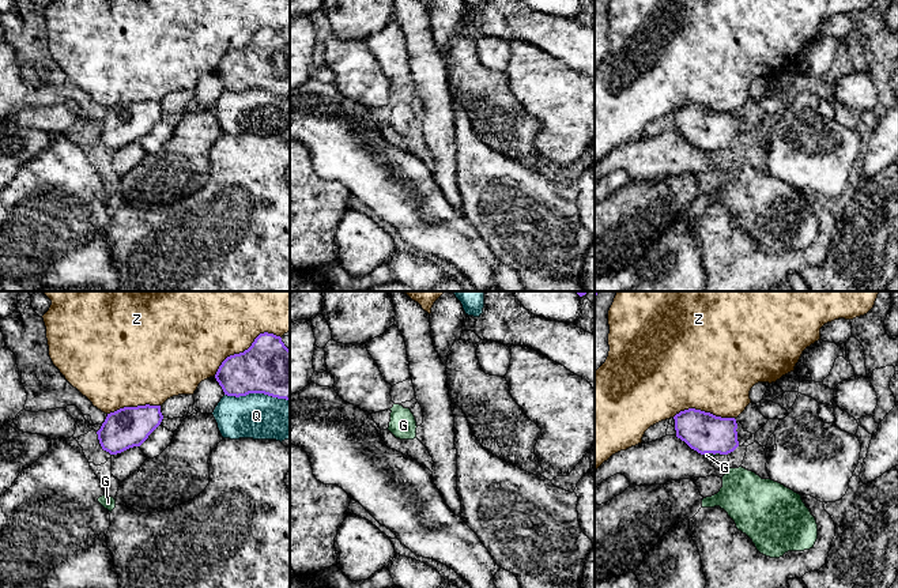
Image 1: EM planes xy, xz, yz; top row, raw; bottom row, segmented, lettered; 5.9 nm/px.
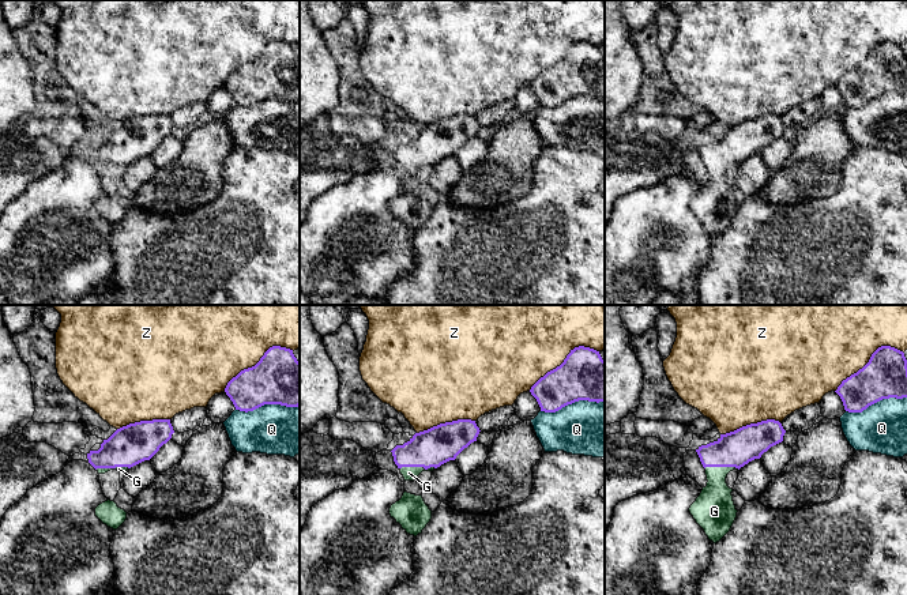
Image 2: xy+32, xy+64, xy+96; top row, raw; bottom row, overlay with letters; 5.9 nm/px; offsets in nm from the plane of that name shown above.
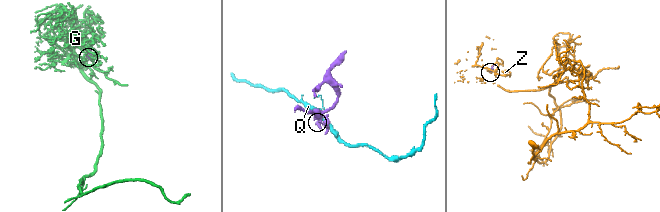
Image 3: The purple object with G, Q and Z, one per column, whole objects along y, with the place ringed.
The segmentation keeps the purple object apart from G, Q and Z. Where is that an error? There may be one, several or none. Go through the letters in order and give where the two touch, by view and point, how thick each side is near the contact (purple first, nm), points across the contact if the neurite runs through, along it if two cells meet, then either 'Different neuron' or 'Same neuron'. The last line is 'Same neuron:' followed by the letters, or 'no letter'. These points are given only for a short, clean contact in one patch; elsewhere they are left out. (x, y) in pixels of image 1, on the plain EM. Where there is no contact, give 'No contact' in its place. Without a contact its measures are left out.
G: Touches purple at yz (712, 147). Thickness 240 nm (purple) against 30 nm. Same neuron
Q: Touches purple at xy (257, 87). Thickness 320 nm (purple) against 280 nm. Different neuron
Z: Touches purple at xy (245, 45). Thickness 320 nm (purple) against 360 nm. Different neuron
Same neuron: G

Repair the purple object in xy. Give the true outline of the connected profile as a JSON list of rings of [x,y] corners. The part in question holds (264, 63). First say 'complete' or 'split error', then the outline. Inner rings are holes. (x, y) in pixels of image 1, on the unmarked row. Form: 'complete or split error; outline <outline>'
complete; outline [[[260,29],[248,45],[227,52],[215,74],[227,91],[264,88],[290,95],[290,45],[280,31]]]

